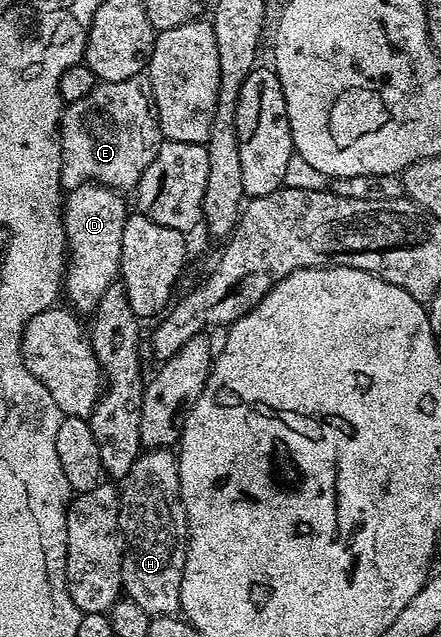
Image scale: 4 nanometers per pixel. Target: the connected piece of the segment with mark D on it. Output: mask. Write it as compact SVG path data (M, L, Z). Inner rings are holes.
M82 185L70 190L61 201L63 231L67 236L67 268L63 270L63 288L66 304L76 314L95 312L101 295L116 284L121 259L121 235L129 216L123 202L124 194L104 185Z

